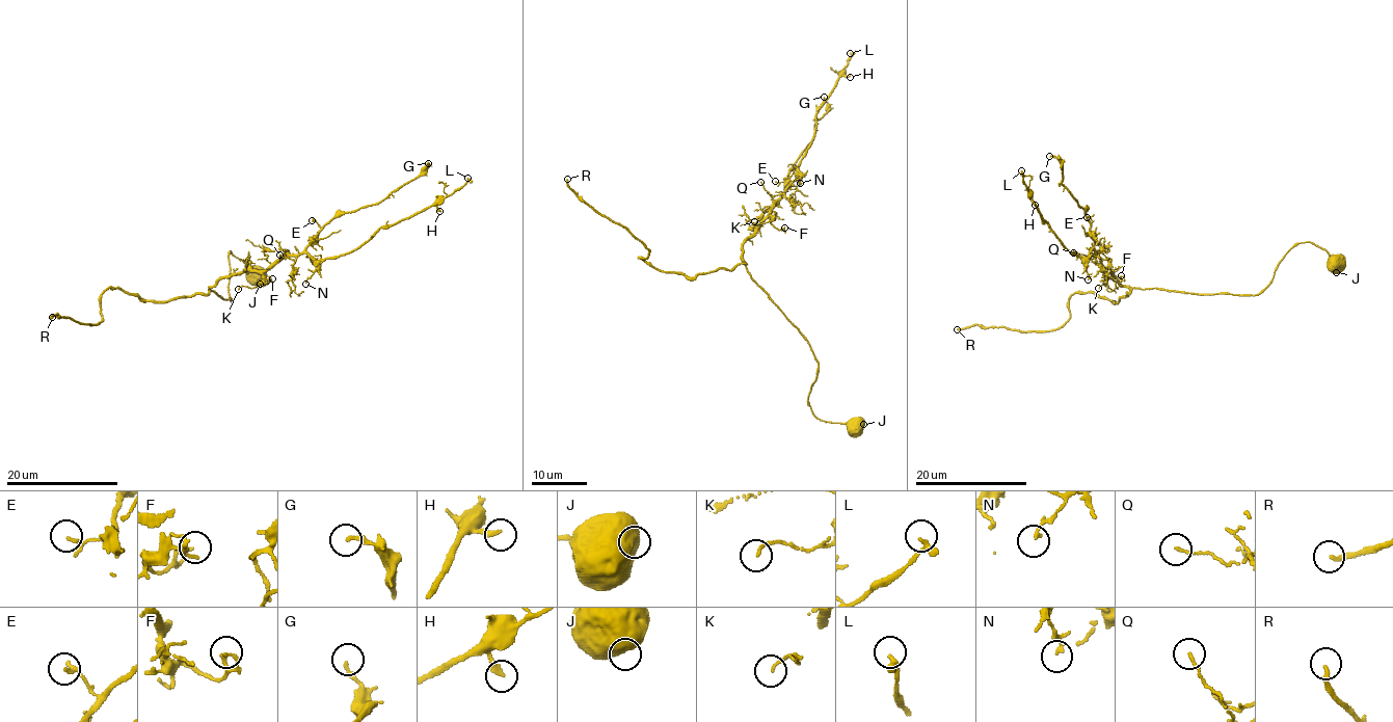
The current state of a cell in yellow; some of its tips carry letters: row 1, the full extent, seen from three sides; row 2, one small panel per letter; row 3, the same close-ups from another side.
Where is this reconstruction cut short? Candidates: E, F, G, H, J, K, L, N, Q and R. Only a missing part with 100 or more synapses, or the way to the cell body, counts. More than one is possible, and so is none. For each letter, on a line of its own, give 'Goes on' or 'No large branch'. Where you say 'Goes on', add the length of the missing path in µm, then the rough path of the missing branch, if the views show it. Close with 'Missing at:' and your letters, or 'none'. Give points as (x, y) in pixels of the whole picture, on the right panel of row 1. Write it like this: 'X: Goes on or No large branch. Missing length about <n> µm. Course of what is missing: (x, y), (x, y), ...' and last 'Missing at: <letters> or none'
E: No large branch
F: No large branch
G: No large branch
H: No large branch
J: No large branch
K: No large branch
L: No large branch
N: No large branch
Q: No large branch
R: Goes on. Missing length about 25 µm. Course of what is missing: (957, 329), (946, 326), (975, 305), (995, 304), (1009, 294), (1008, 284), (992, 275)
Missing at: R

